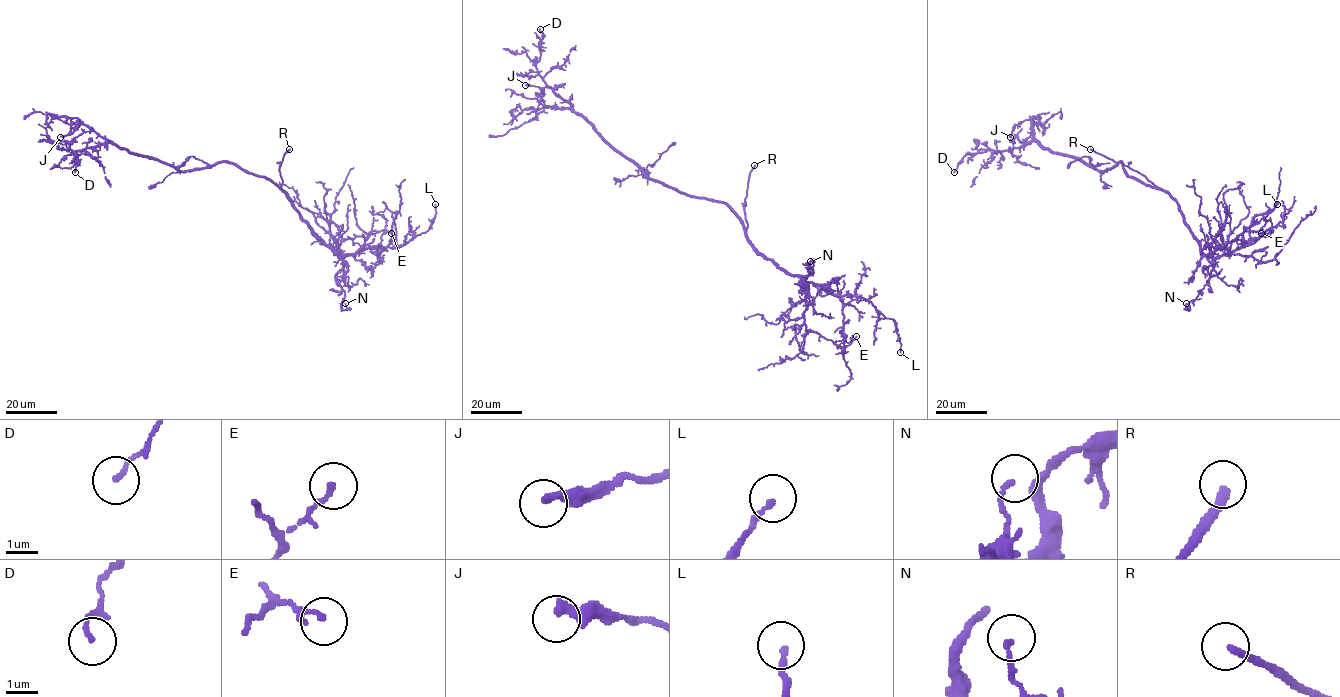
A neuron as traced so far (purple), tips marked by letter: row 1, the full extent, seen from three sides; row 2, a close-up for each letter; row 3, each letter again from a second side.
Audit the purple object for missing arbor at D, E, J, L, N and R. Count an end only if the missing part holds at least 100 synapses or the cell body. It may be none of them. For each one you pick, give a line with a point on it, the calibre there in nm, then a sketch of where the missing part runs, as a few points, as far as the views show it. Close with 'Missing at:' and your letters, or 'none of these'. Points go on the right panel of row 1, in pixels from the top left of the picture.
R: (1090, 149) | 280 nm | (1090, 149), (1074, 147), (1070, 151), (1087, 162)
Missing at: R

